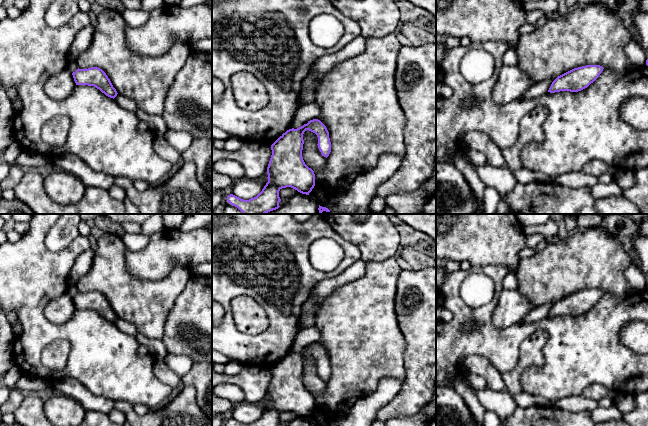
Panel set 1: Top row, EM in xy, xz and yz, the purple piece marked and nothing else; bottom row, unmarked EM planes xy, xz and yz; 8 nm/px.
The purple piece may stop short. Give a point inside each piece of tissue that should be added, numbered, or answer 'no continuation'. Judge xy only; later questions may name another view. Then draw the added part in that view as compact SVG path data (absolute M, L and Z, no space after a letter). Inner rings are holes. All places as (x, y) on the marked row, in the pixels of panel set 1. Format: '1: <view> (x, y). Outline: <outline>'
no continuation

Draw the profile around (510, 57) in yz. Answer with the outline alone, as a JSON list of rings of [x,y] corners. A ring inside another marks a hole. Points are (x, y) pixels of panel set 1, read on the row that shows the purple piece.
[[[515,47],[508,49],[504,53],[504,55],[503,55],[503,63],[504,63],[504,65],[517,66],[517,64],[518,64],[518,56],[517,56]]]

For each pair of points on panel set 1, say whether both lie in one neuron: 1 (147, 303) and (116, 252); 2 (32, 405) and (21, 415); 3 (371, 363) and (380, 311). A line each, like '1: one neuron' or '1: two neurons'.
1: one neuron
2: one neuron
3: one neuron

